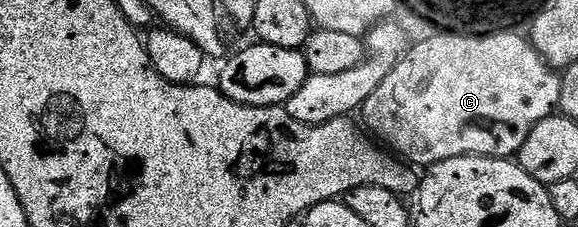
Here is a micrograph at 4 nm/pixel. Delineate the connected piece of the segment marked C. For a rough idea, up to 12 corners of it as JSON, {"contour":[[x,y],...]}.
{"contour":[[434,34],[362,104],[414,166],[517,157],[561,75],[525,35]]}

